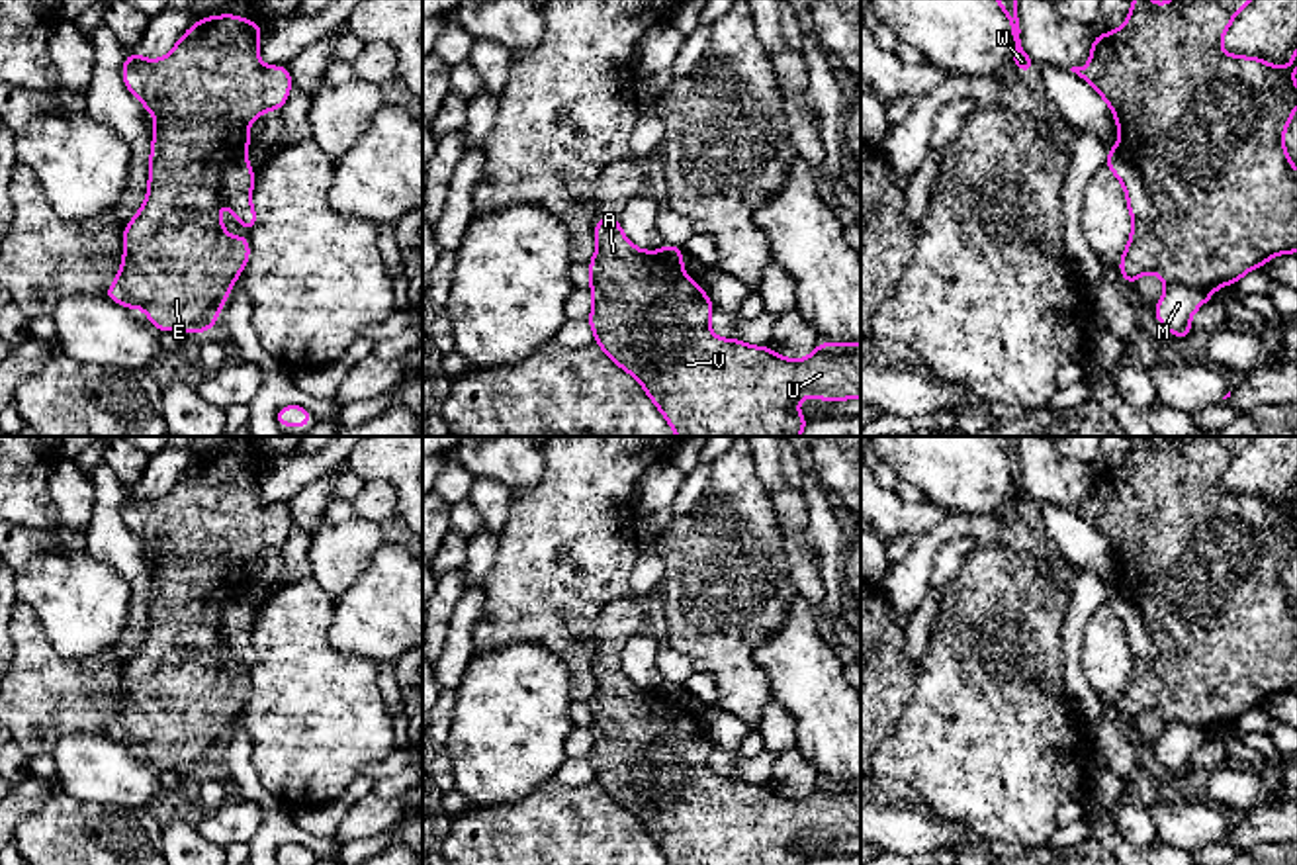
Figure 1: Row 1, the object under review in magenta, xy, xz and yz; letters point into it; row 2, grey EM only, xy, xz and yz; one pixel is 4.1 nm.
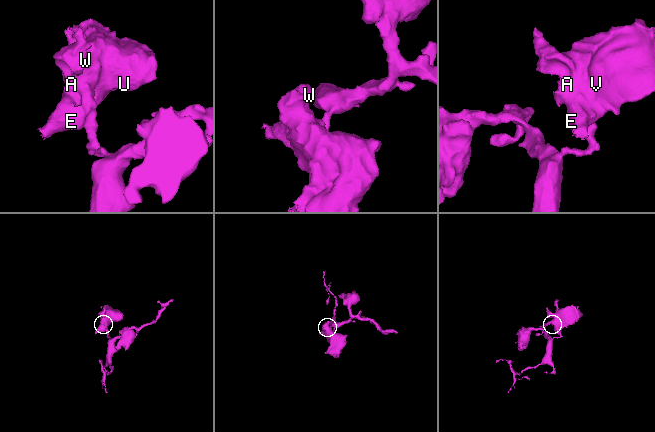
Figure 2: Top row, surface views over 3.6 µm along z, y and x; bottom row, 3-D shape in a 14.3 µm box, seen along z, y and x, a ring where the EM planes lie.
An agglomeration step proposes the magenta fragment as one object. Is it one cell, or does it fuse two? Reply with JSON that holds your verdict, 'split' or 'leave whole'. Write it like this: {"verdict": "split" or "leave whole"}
{"verdict": "split"}

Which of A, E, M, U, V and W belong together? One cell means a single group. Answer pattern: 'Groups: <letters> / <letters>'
Groups: A E U V W / M

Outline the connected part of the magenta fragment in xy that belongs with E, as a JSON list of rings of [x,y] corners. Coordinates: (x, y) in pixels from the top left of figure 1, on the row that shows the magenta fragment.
[[[223,14],[215,18],[201,18],[198,20],[174,45],[174,49],[158,59],[158,61],[145,61],[141,53],[129,53],[125,57],[121,76],[129,92],[155,115],[155,131],[153,131],[153,147],[151,147],[151,160],[149,160],[149,190],[145,204],[141,205],[139,213],[125,225],[123,229],[123,266],[117,270],[117,280],[100,296],[113,299],[115,303],[123,305],[125,309],[143,307],[151,325],[164,331],[194,331],[205,333],[215,327],[219,309],[223,307],[233,282],[241,276],[246,260],[250,256],[248,237],[231,239],[217,215],[219,200],[223,196],[223,180],[221,170],[229,155],[243,157],[245,151],[252,145],[250,135],[246,133],[248,123],[262,115],[268,110],[282,110],[288,102],[291,90],[291,74],[290,67],[262,67],[258,59],[258,45],[260,45],[260,31],[264,25],[245,20],[241,16]]]

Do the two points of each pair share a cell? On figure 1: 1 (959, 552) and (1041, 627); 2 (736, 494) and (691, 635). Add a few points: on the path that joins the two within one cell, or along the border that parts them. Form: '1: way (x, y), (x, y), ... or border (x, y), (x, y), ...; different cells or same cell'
1: border (981, 545), (967, 556), (953, 582); different cells
2: way (734, 529), (726, 552), (722, 599); same cell

